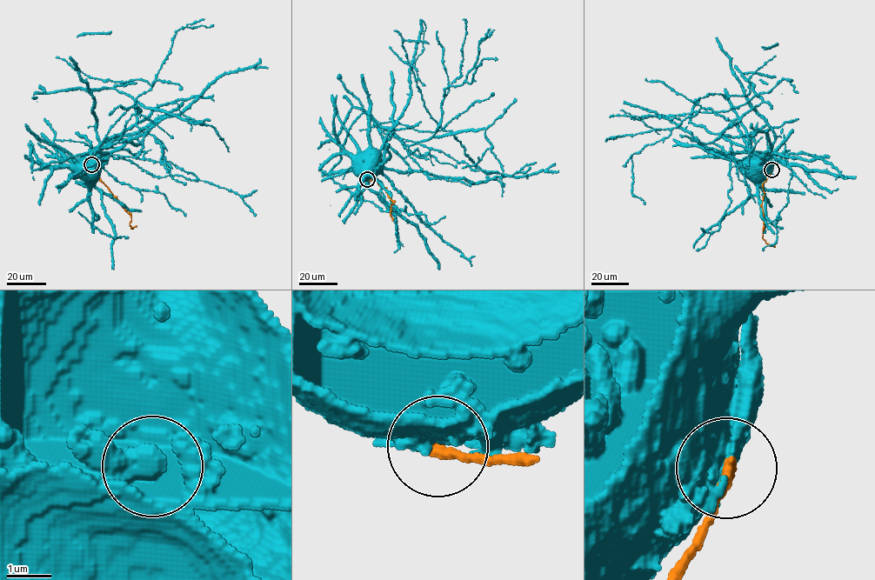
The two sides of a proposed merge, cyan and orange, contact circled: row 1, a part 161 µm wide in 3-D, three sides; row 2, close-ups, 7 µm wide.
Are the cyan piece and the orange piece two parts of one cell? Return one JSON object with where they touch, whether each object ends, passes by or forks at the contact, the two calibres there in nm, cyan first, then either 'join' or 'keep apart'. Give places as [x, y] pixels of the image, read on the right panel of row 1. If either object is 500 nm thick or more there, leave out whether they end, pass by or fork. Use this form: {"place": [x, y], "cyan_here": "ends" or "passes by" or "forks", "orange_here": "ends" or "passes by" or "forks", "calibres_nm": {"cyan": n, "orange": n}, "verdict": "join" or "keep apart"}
{"place": [771, 170], "calibres_nm": {"cyan": 600, "orange": 260}, "verdict": "keep apart"}

